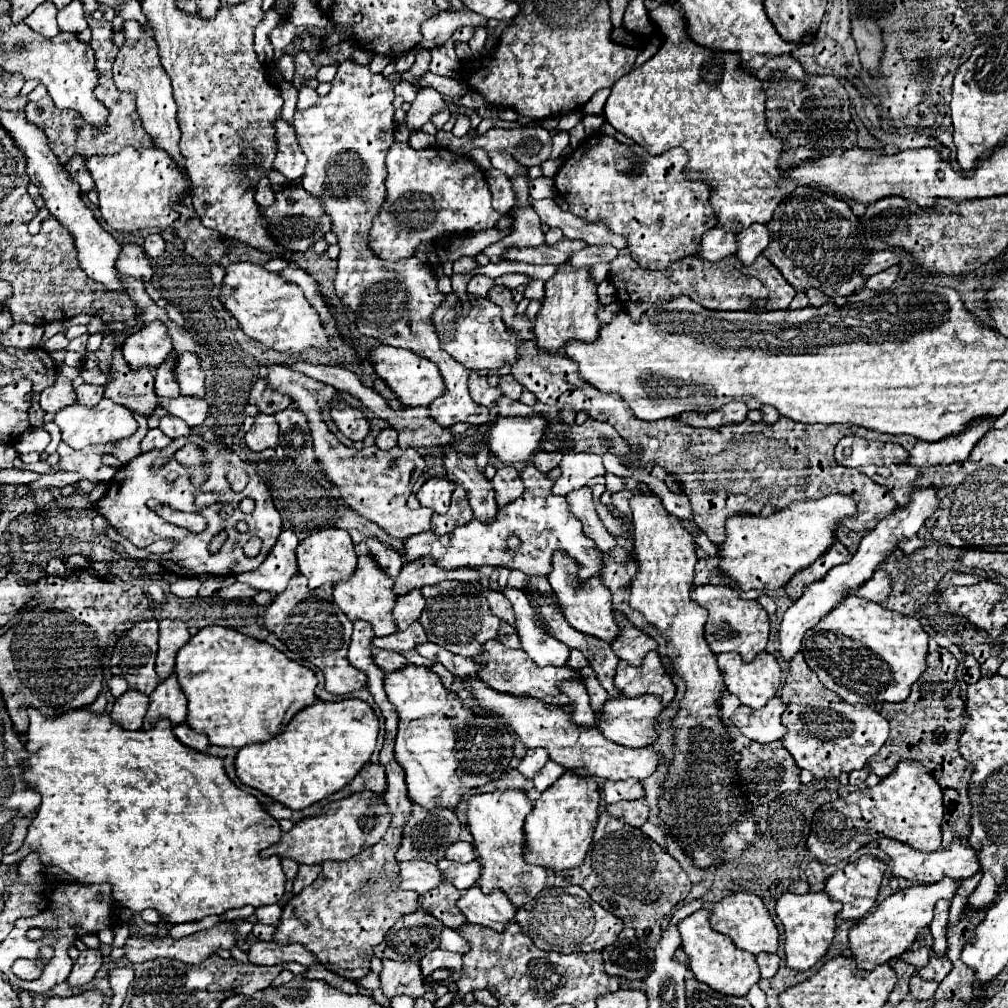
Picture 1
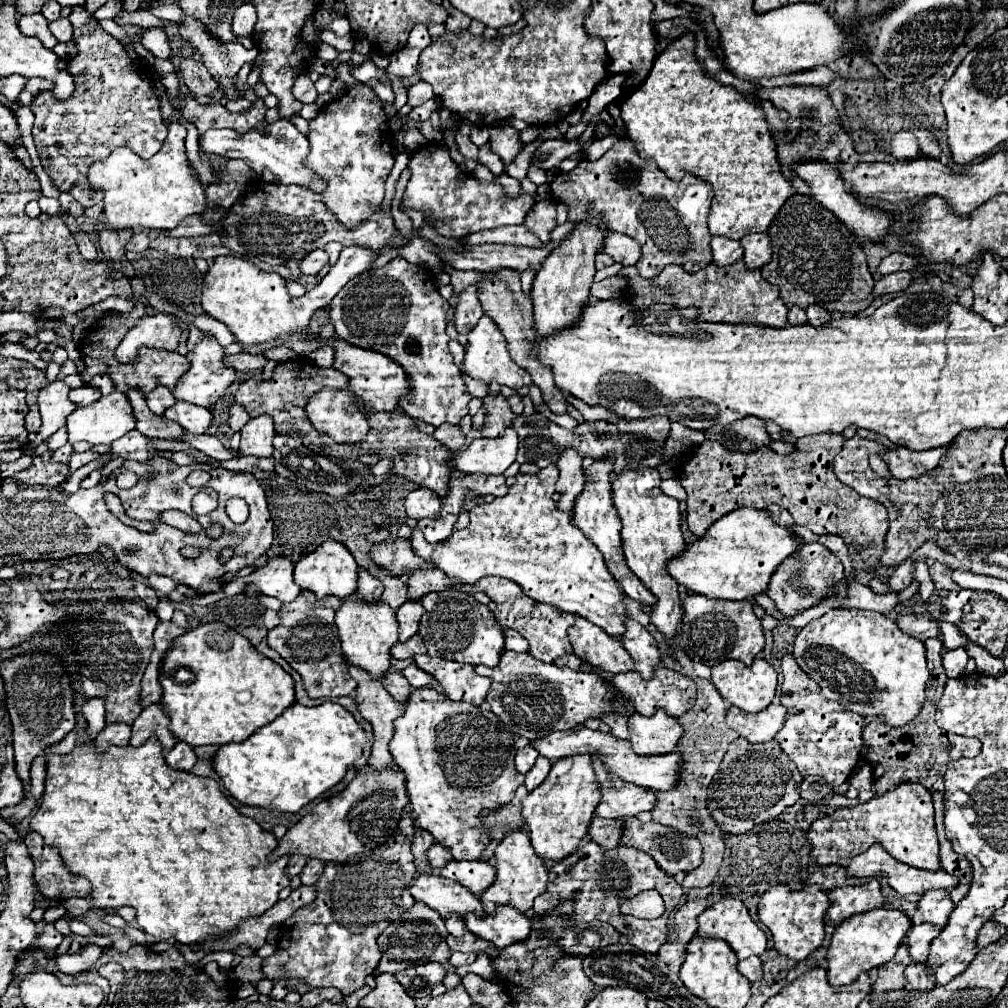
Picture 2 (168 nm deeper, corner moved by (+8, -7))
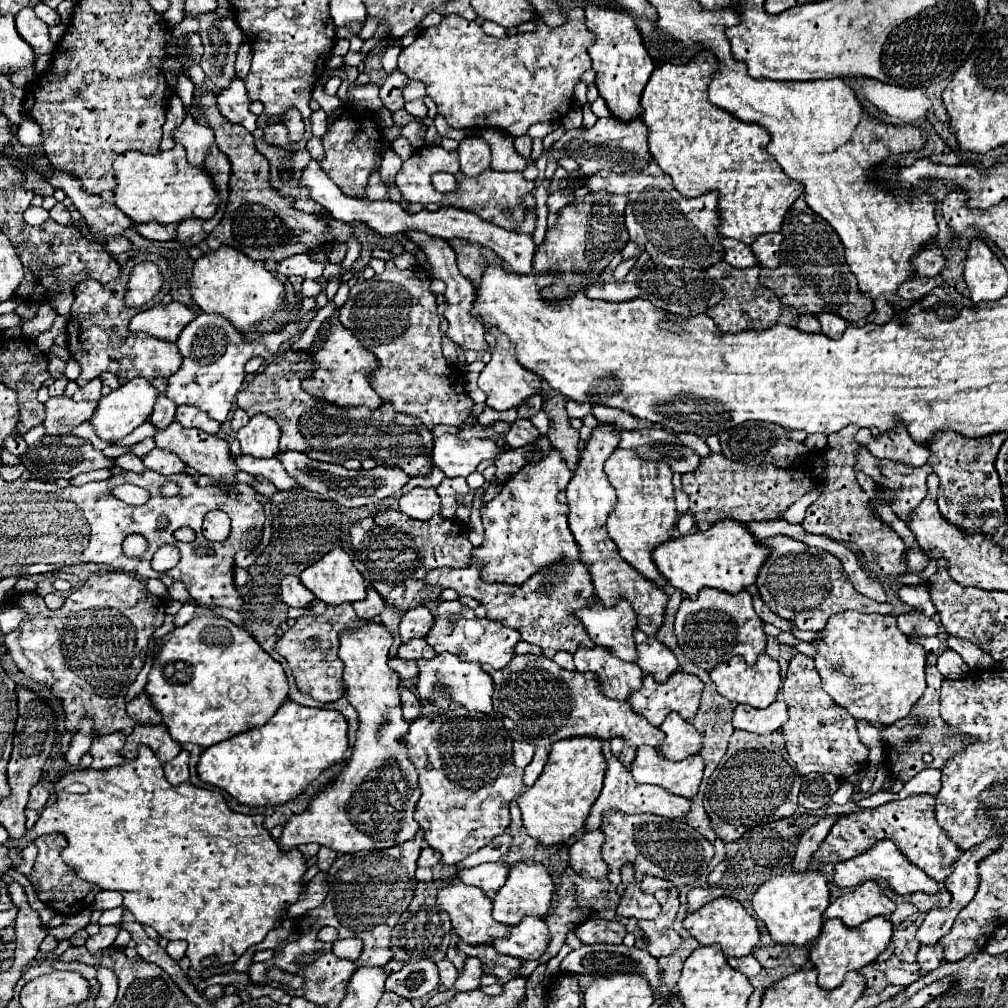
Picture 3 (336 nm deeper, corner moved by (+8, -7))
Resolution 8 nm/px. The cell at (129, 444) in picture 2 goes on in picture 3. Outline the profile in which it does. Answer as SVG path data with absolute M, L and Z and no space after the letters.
M154 448L146 456L142 456L142 462L144 462L144 466L148 470L156 470L156 472L160 472L164 476L184 470L184 462L176 454L160 450L160 448Z

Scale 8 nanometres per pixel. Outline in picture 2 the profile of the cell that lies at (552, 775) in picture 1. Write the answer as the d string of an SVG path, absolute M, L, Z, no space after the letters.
M538 756L536 758L536 764L532 766L532 770L526 774L526 782L524 782L524 786L528 788L528 792L530 790L534 790L546 776L548 776L548 772L550 772L550 760L548 758L542 758L542 756Z

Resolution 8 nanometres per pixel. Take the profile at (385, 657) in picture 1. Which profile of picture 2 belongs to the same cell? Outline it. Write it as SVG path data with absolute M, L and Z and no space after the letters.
M400 672L386 674L386 678L382 678L382 684L390 692L390 696L400 704L406 704L406 700L412 694L412 686L408 684L408 680Z

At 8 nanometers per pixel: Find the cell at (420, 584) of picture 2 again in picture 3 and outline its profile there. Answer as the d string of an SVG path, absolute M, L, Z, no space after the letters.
M564 560L558 566L554 564L548 570L540 570L522 586L486 584L480 580L478 566L468 566L460 570L454 570L454 568L430 570L430 574L426 574L426 582L430 582L430 586L452 588L460 596L476 598L480 604L486 606L490 620L498 620L504 626L518 630L522 634L522 640L540 646L546 658L554 658L554 654L560 650L574 654L580 644L590 646L590 636L586 628L572 614L574 610L582 608L586 600L590 600L590 590L594 590L590 582L590 574L582 562L570 564Z

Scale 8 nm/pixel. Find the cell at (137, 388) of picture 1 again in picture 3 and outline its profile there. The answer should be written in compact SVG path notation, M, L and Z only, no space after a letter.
M172 422L166 430L158 430L156 428L156 446L158 448L164 448L168 452L174 452L178 454L178 458L182 458L182 462L186 462L188 466L192 466L194 470L198 470L200 474L208 474L212 478L218 478L218 480L224 480L224 486L228 488L230 484L234 484L234 474L236 474L236 464L232 462L230 458L230 448L228 448L228 442L226 440L220 440L218 436L212 436L212 434L206 434L198 428L184 428L182 424L178 422Z

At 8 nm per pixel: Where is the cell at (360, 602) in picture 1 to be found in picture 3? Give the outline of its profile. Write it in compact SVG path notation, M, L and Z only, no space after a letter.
M358 622L354 630L344 630L344 634L340 636L338 656L344 662L346 698L358 710L358 718L360 718L356 746L342 774L334 780L334 784L324 788L310 802L308 810L292 816L286 822L284 832L278 840L282 850L290 850L290 848L296 848L300 844L310 844L310 842L332 848L338 854L354 854L362 850L384 850L384 848L410 840L420 828L418 822L412 818L414 806L420 798L418 774L414 770L414 764L408 760L406 748L402 744L402 738L408 730L408 722L402 718L402 708L400 708L400 694L398 694L400 678L388 666L390 646L392 646L392 634L384 624L378 624L378 622Z

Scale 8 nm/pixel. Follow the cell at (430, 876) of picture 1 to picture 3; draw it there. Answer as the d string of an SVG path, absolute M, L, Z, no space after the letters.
M458 880L442 884L442 886L438 886L436 902L438 902L438 906L442 906L448 912L456 934L468 944L490 944L492 940L508 934L508 926L494 922L494 918L492 918L492 900L476 886L466 886Z

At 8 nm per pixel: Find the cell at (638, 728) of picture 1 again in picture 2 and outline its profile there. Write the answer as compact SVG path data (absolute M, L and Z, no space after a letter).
M658 710L652 718L632 714L628 718L628 730L634 752L644 756L676 752L676 746L684 736L684 728L678 720L668 716L664 710Z

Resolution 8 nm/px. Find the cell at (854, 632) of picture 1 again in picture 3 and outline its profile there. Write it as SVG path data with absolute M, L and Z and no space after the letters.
M846 610L830 618L826 628L820 632L820 638L812 640L812 646L816 646L816 654L812 658L822 678L822 688L834 698L836 704L844 706L858 720L866 720L876 726L890 726L906 718L910 708L922 698L926 690L926 652L920 644L910 642L908 636L898 630L896 616L892 614L860 614L854 610Z

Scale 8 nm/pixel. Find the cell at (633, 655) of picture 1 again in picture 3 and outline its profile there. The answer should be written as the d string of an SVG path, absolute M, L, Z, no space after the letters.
M638 628L634 630L638 660L636 664L646 672L652 674L656 682L666 682L666 678L678 668L678 660L672 650L660 644L654 636L646 636Z

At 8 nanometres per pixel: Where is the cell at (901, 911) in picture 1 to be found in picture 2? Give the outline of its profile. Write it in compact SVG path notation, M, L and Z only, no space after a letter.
M876 908L872 912L866 912L862 916L852 916L850 920L836 926L834 936L828 946L828 982L832 986L844 986L858 978L860 972L868 972L870 968L876 968L884 962L888 962L896 948L900 946L902 938L910 930L910 920L900 910L886 910Z

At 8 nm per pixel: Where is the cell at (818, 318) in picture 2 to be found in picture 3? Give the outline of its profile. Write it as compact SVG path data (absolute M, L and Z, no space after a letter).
M824 312L824 314L816 316L816 318L818 318L820 326L822 326L822 334L826 334L828 338L840 338L842 332L846 330L846 326L848 326L846 320L842 320L840 316L830 314L830 312Z

